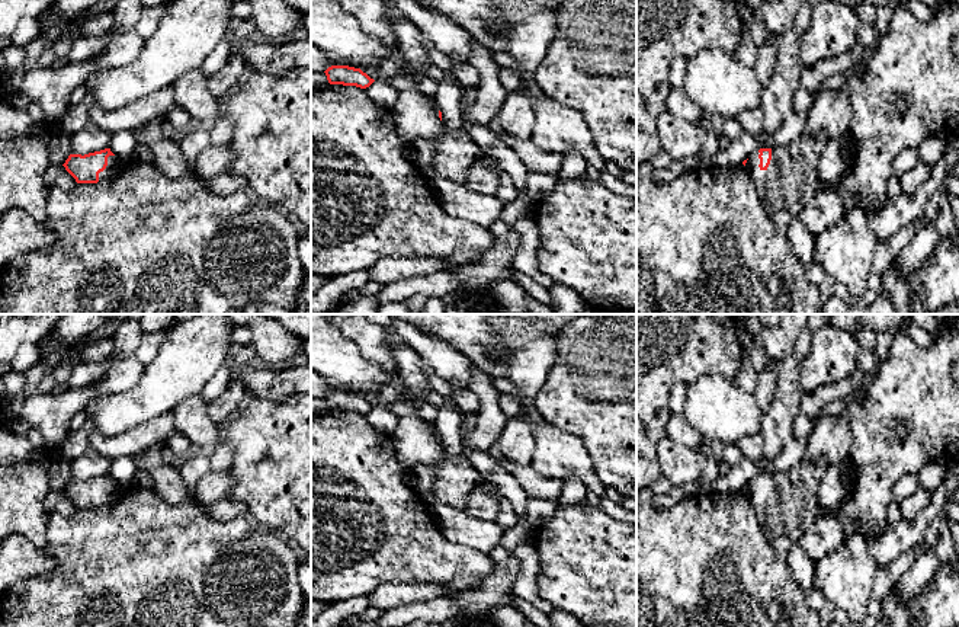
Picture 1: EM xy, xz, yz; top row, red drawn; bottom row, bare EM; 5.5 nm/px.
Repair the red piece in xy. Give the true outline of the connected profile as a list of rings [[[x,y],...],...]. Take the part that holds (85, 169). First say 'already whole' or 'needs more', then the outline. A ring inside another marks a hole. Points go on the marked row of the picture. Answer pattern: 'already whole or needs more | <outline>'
needs more | [[[105,148],[84,156],[70,154],[62,166],[77,183],[97,183],[113,177],[125,163]]]

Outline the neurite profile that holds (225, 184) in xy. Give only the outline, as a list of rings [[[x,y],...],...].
[[[221,175],[212,180],[208,180],[208,188],[218,195],[230,195],[237,191],[250,191],[248,182],[241,176]]]

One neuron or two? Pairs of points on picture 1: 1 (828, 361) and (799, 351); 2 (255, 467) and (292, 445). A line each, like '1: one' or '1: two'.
1: two
2: one

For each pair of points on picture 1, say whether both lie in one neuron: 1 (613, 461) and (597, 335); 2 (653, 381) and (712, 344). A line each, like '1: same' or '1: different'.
1: same
2: same

